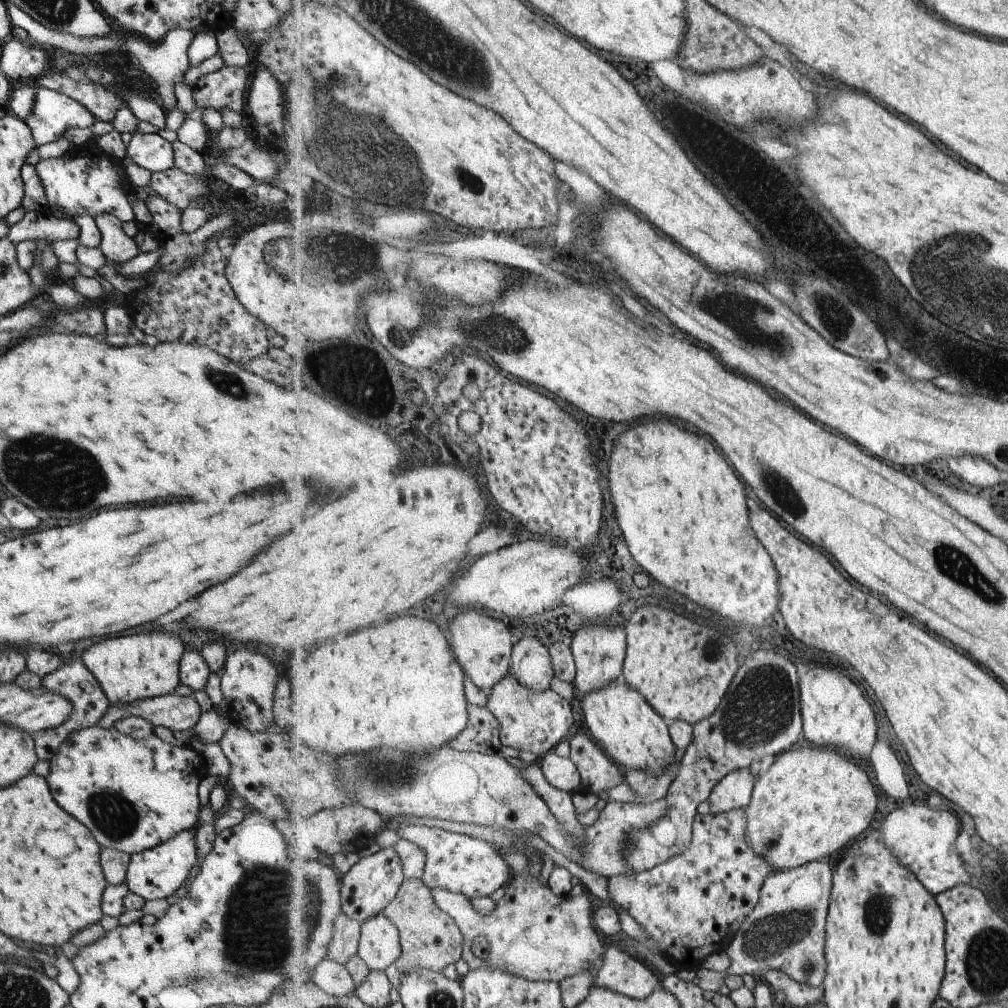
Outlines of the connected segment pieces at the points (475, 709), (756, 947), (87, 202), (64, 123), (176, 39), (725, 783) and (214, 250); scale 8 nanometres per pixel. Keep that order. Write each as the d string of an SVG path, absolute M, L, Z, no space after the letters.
M469 702L468 727L450 745L460 751L500 754L502 740L497 717L486 707Z
M813 861L794 869L773 870L761 889L760 902L755 910L745 919L740 931L735 935L727 948L732 965L728 971L715 972L699 968L695 971L692 982L696 982L701 990L718 991L725 982L727 975L745 976L749 974L756 980L764 981L764 974L777 969L789 975L792 979L802 983L809 983L817 988L824 988L827 976L828 960L825 947L827 940L827 920L830 900L834 888L834 874L832 866L825 862Z
M90 144L88 148L82 148L79 153L65 155L59 158L39 160L34 167L44 188L47 208L50 206L59 208L59 210L63 210L65 214L68 214L72 220L81 213L88 214L90 217L94 217L96 214L109 213L118 217L121 221L134 219L131 206L125 199L125 190L130 186L130 183L123 170L123 165L122 170L117 170L115 166L111 165L109 158L107 158L95 144Z
M45 87L35 89L31 112L24 118L35 146L57 140L65 129L89 128L93 122L94 116L78 102Z
M181 27L172 28L164 34L162 40L151 46L145 44L145 40L141 35L124 32L125 38L123 38L121 50L127 55L135 56L137 64L141 66L141 70L144 72L144 78L149 78L152 81L152 85L154 85L153 96L156 97L158 105L165 112L176 108L177 101L173 96L173 84L183 81L183 75L189 66L186 50L193 35L192 30Z
M747 768L733 771L731 775L725 776L715 788L713 788L713 792L711 792L711 796L707 798L709 802L709 808L711 808L711 812L709 815L718 815L723 814L732 810L737 809L746 809L752 801L752 794L757 784L759 777L753 777L751 774L751 770Z
M211 236L204 251L193 257L192 263L179 272L174 273L155 267L154 270L144 274L142 279L146 280L145 285L129 293L125 310L132 319L132 323L151 341L197 343L209 347L226 359L244 365L253 357L268 353L270 347L267 328L260 320L251 316L234 295L224 273L226 258L221 254L216 240L217 236Z

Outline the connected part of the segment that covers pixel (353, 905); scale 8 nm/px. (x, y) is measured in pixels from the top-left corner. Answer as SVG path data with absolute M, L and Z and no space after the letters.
M395 846L385 847L372 855L361 857L341 877L342 910L361 924L372 916L383 913L405 882L407 876L404 873L403 863Z

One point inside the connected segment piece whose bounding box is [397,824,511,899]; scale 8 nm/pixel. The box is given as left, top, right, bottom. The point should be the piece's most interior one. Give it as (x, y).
(462, 864)

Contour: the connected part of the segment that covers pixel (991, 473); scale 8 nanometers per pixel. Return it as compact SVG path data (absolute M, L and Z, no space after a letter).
M958 456L949 460L949 466L960 479L963 478L973 486L987 488L987 486L999 484L1001 480L1001 472L993 468L991 462L983 460L981 456Z

